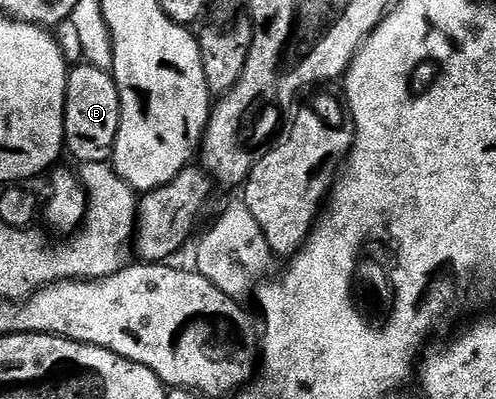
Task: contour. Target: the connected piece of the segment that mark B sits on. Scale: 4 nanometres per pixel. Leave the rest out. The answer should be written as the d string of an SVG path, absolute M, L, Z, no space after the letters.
M79 63L67 75L65 91L65 139L66 152L76 157L76 162L89 163L110 162L111 153L117 143L117 131L121 127L121 95L117 83L110 72Z

